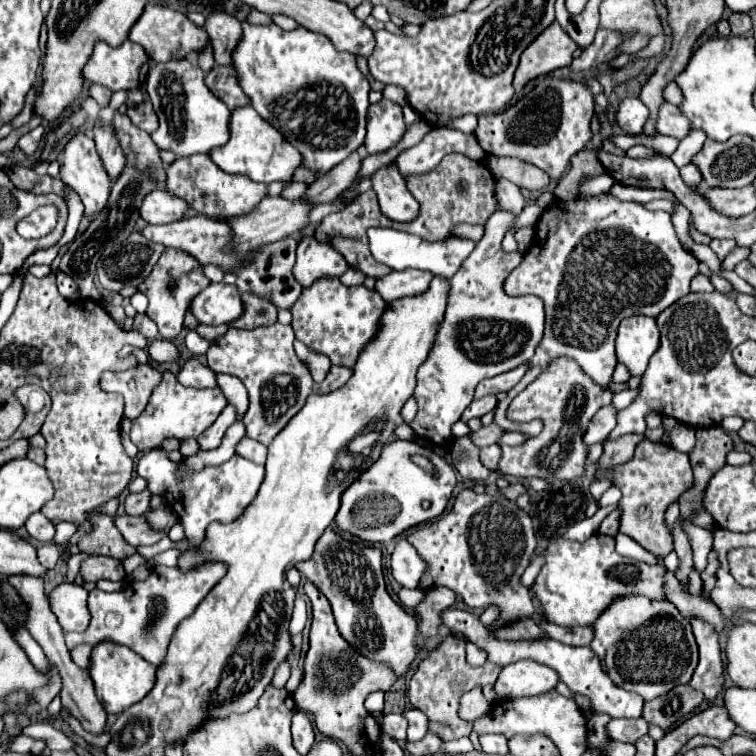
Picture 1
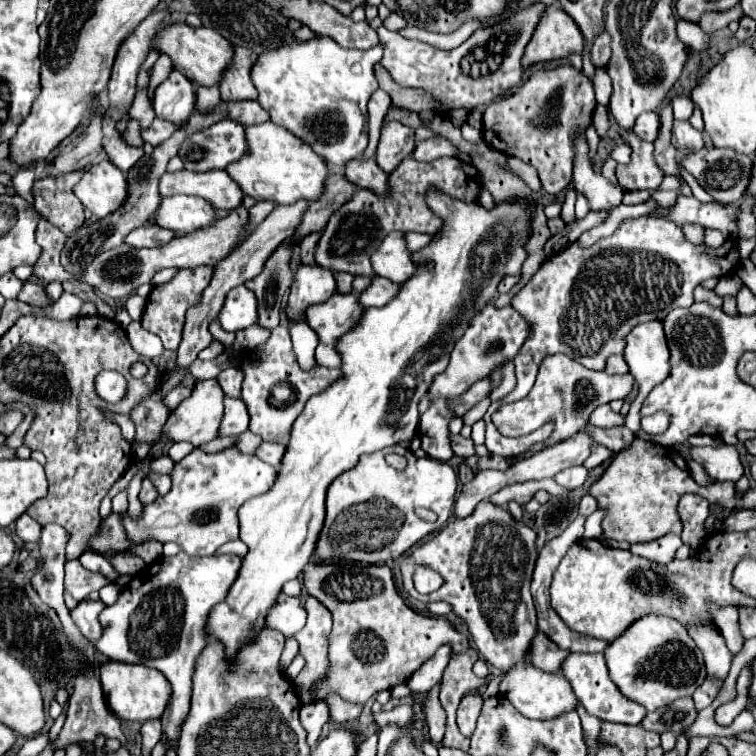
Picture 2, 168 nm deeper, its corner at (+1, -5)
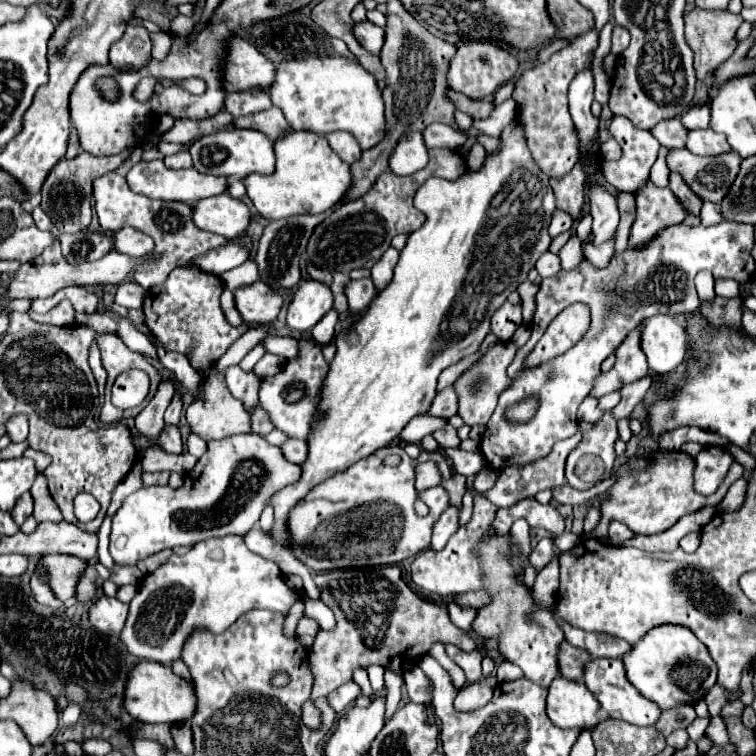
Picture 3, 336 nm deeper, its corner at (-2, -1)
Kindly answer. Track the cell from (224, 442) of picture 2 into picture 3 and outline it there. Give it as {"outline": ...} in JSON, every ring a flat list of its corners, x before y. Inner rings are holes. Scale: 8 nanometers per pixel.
{"outline":[[257,406,255,412,251,414,251,422,253,422,253,432,255,434,267,436,273,430,273,422,269,420,269,414,261,406]]}

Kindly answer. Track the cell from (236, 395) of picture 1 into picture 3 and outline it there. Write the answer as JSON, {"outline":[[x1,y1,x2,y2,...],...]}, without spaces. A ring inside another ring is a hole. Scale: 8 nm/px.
{"outline":[[259,342,259,344,241,360,241,368,243,368,243,370,253,370,253,366,263,358,263,354,265,354,265,348,263,348,263,342]]}

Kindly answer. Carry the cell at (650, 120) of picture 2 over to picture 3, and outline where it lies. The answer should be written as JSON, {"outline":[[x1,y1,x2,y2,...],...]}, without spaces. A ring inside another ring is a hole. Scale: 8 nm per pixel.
{"outline":[[679,118,673,120,663,120,661,124,657,124,651,134,659,140,661,146,673,150,673,148,685,148,685,136,687,136,687,128,681,124]]}

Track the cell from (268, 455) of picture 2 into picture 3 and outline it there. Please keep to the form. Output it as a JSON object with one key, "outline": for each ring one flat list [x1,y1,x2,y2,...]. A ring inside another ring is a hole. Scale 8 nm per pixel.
{"outline":[[287,440,283,446,281,446,283,454,287,460,295,462,295,464,303,464,305,462,305,454,307,454,307,440]]}

